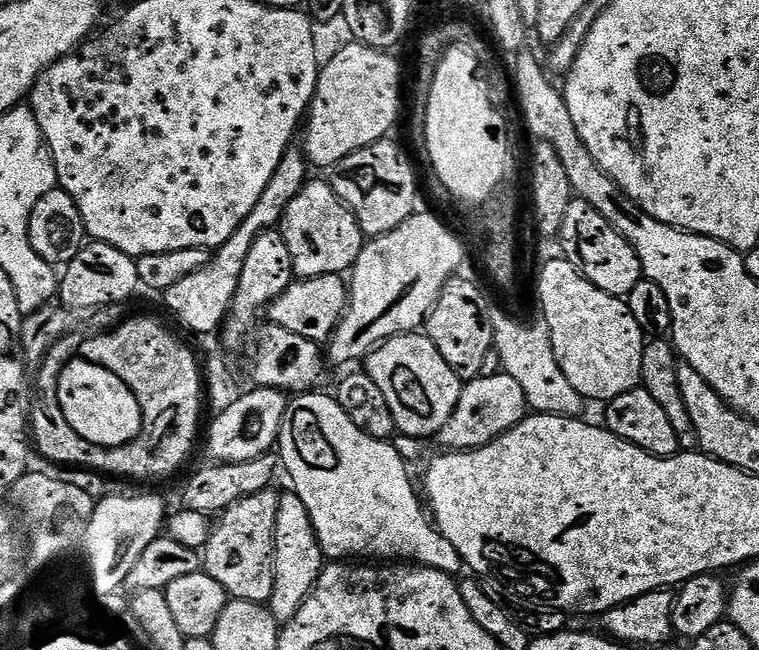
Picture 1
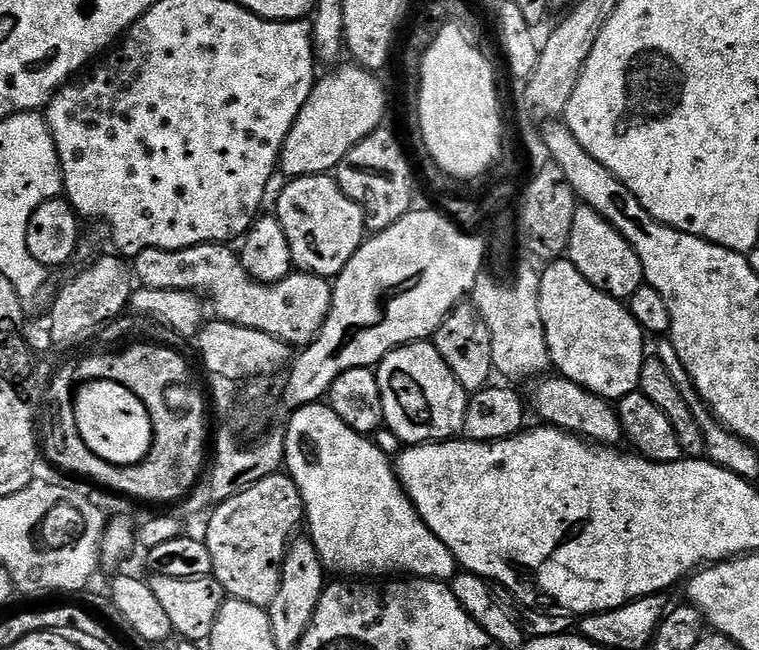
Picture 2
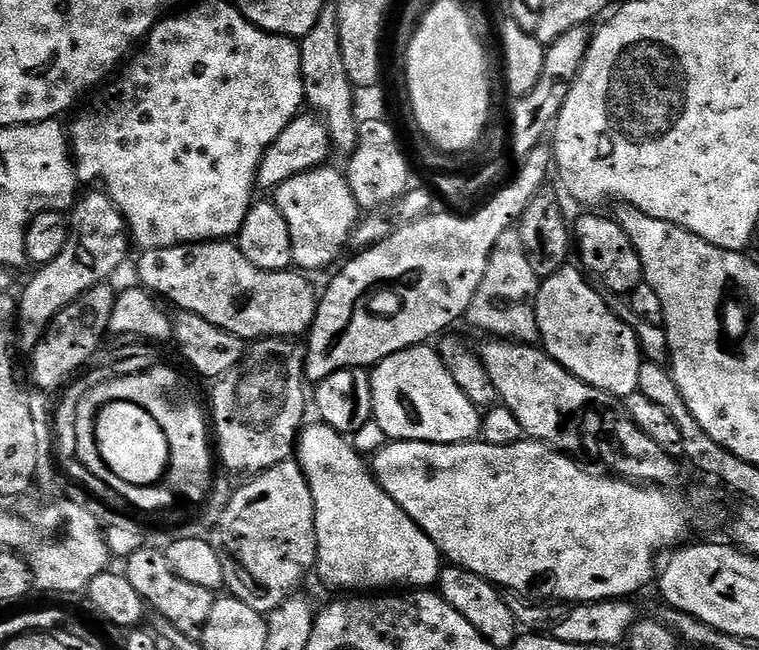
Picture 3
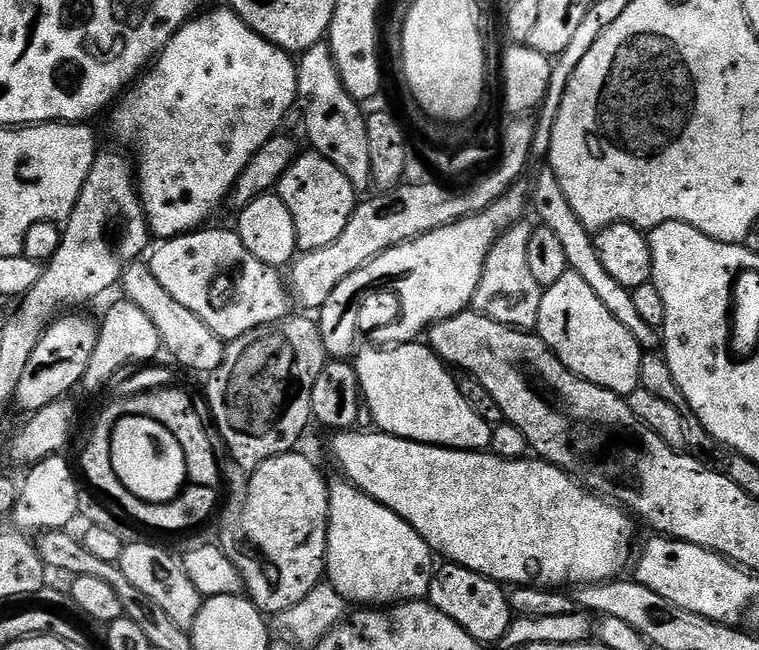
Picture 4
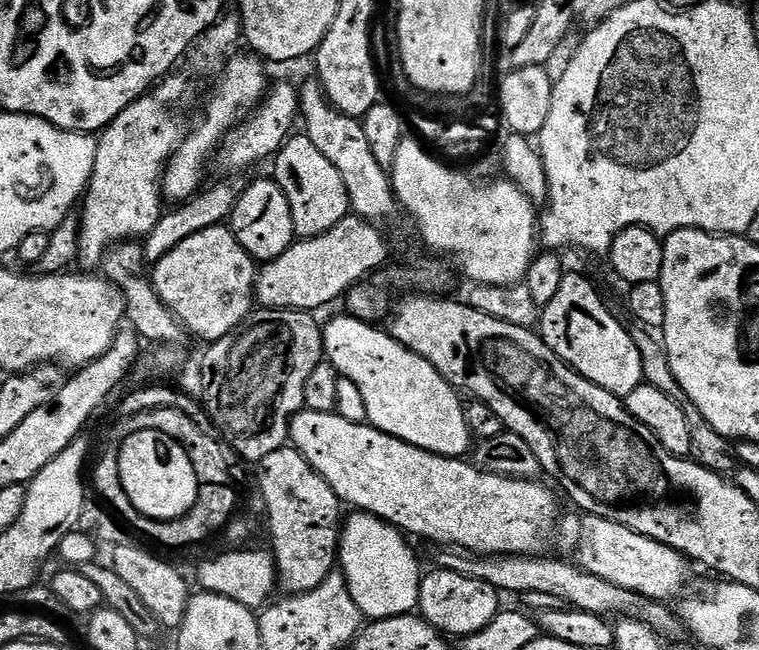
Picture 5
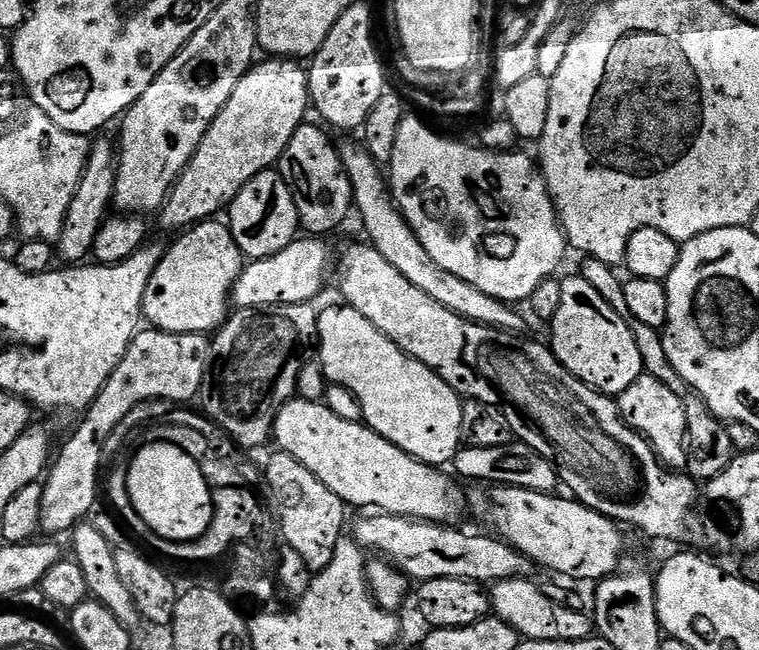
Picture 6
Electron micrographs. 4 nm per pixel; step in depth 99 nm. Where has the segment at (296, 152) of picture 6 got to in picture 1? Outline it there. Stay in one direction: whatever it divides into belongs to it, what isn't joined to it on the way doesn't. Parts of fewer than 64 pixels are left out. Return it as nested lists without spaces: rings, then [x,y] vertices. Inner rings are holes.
[[[309,179],[280,219],[278,231],[290,250],[290,262],[297,277],[309,280],[319,276],[339,276],[347,273],[364,249],[366,237],[355,214],[334,194],[327,179]]]

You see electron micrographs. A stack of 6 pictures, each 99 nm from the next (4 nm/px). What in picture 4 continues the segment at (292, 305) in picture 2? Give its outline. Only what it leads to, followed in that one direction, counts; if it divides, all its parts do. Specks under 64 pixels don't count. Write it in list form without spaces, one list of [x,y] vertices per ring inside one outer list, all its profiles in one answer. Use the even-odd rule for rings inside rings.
[[[201,227],[199,230],[185,232],[183,236],[173,236],[170,240],[160,240],[151,249],[150,263],[154,278],[162,282],[162,287],[168,291],[186,310],[194,310],[218,338],[225,342],[237,340],[240,336],[246,336],[250,330],[258,326],[266,326],[270,322],[278,322],[289,315],[288,300],[290,304],[290,288],[280,277],[281,273],[271,268],[266,262],[254,258],[250,250],[242,242],[239,231],[228,228]]]

